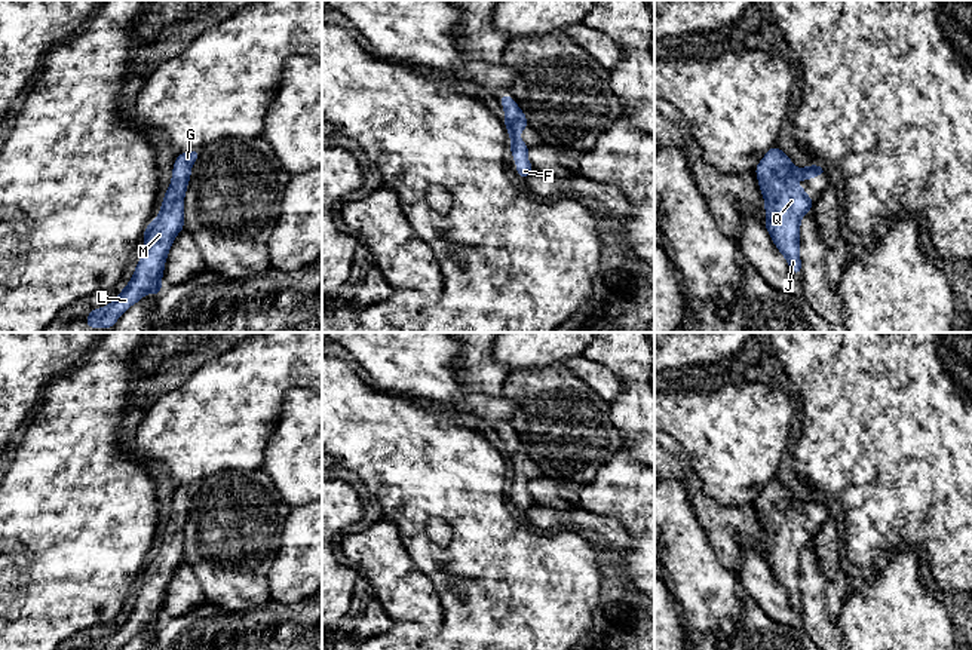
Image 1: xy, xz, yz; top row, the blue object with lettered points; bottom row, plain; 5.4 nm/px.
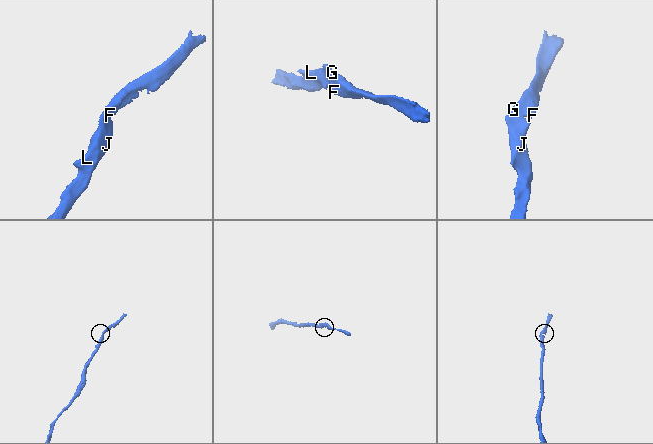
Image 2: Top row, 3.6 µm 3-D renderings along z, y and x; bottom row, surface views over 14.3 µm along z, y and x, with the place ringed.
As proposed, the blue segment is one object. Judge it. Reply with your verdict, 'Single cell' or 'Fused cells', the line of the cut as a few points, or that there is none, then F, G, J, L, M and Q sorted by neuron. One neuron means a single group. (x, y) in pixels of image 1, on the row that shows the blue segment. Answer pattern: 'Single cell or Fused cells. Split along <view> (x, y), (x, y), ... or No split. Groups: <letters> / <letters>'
Single cell. No split. Groups: F G J L M Q

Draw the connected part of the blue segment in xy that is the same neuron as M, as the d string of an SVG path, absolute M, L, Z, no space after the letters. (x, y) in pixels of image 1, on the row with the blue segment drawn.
M200 150L185 151L177 156L172 181L168 187L160 212L144 232L144 248L139 263L129 283L108 306L93 309L88 318L88 328L111 328L122 313L138 303L147 292L159 295L165 261L175 236L184 229L184 194L190 181L190 169Z

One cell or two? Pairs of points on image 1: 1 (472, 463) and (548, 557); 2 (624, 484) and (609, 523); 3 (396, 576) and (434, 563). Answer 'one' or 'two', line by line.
1: one
2: two
3: two

